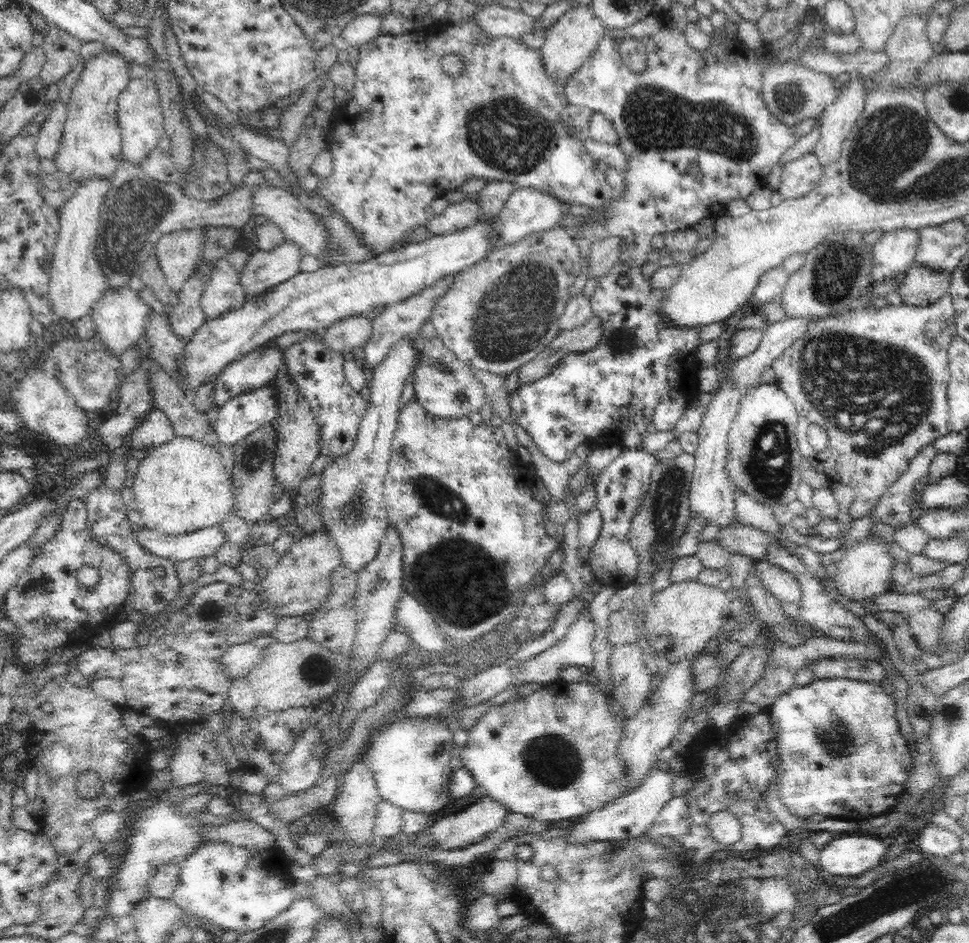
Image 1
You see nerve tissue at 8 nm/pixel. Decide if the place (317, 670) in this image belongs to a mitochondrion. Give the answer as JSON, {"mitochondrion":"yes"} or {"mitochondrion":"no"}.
{"mitochondrion":"yes"}

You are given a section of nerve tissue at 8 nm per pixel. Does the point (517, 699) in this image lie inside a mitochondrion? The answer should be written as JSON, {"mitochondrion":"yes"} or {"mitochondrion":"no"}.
{"mitochondrion":"no"}

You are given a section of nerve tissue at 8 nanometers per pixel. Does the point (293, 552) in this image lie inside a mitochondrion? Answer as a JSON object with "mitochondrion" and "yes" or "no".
{"mitochondrion":"no"}

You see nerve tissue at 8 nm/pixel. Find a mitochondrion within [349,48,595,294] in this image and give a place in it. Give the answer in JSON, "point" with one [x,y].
{"point":[504,134]}

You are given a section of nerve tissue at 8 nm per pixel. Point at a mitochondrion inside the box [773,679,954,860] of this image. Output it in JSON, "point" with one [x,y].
{"point":[833,738]}

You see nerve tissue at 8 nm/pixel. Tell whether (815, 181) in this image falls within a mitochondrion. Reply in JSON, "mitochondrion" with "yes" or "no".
{"mitochondrion":"no"}

